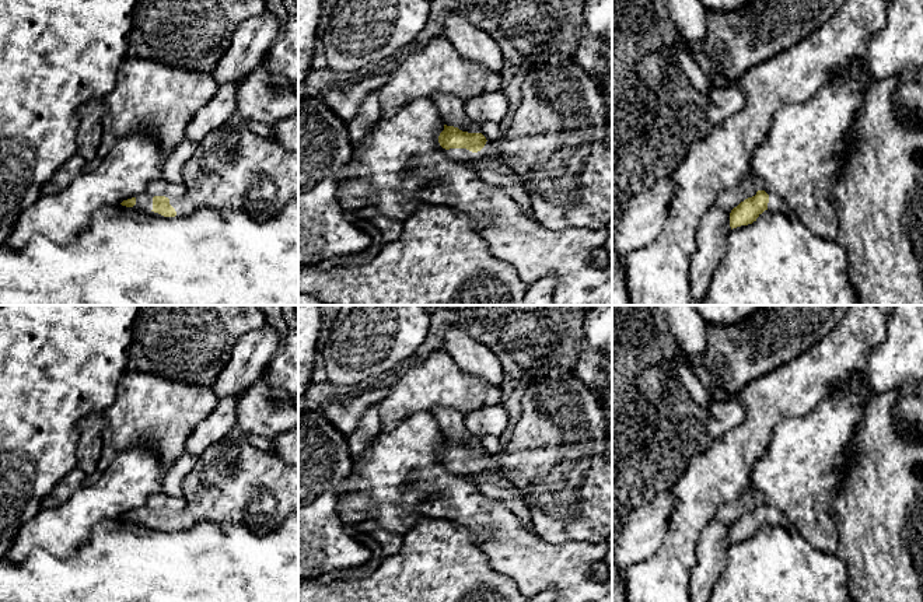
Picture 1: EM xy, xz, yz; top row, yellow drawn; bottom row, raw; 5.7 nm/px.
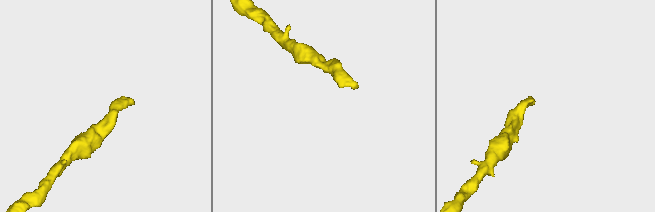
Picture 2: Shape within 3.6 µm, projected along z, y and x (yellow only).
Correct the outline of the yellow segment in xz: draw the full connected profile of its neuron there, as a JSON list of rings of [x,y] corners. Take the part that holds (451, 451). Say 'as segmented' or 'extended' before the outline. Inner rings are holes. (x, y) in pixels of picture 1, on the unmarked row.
extended; [[[444,438],[444,444],[438,449],[440,459],[447,463],[445,468],[473,484],[476,482],[471,476],[472,468],[480,465],[486,455],[482,447],[468,447],[447,438]]]

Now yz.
extended; [[[758,504],[755,510],[745,512],[731,524],[731,543],[741,539],[752,538],[765,524],[769,524],[772,526],[783,526],[791,533],[796,532],[793,524],[780,510],[775,507],[766,507],[765,504]]]

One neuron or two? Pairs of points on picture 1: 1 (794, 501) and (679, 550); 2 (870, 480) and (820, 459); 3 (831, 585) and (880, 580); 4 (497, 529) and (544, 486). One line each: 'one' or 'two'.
1: two
2: two
3: two
4: two

